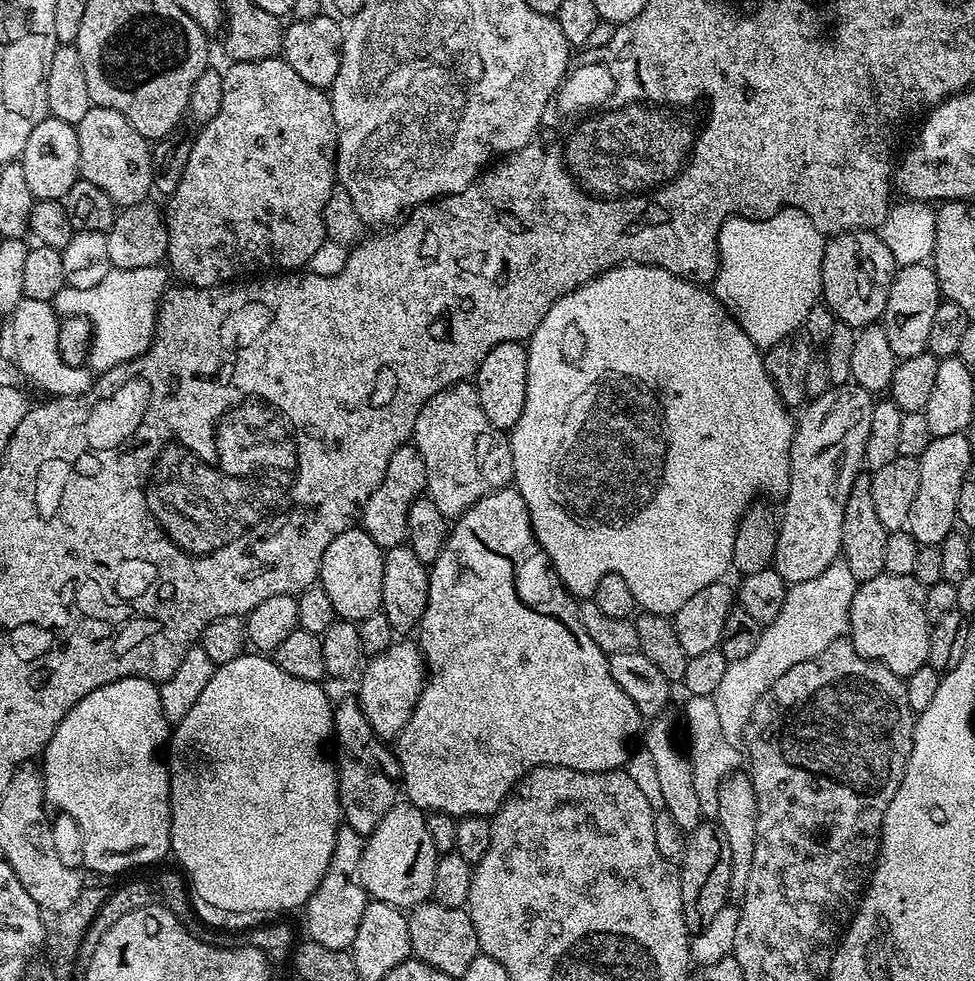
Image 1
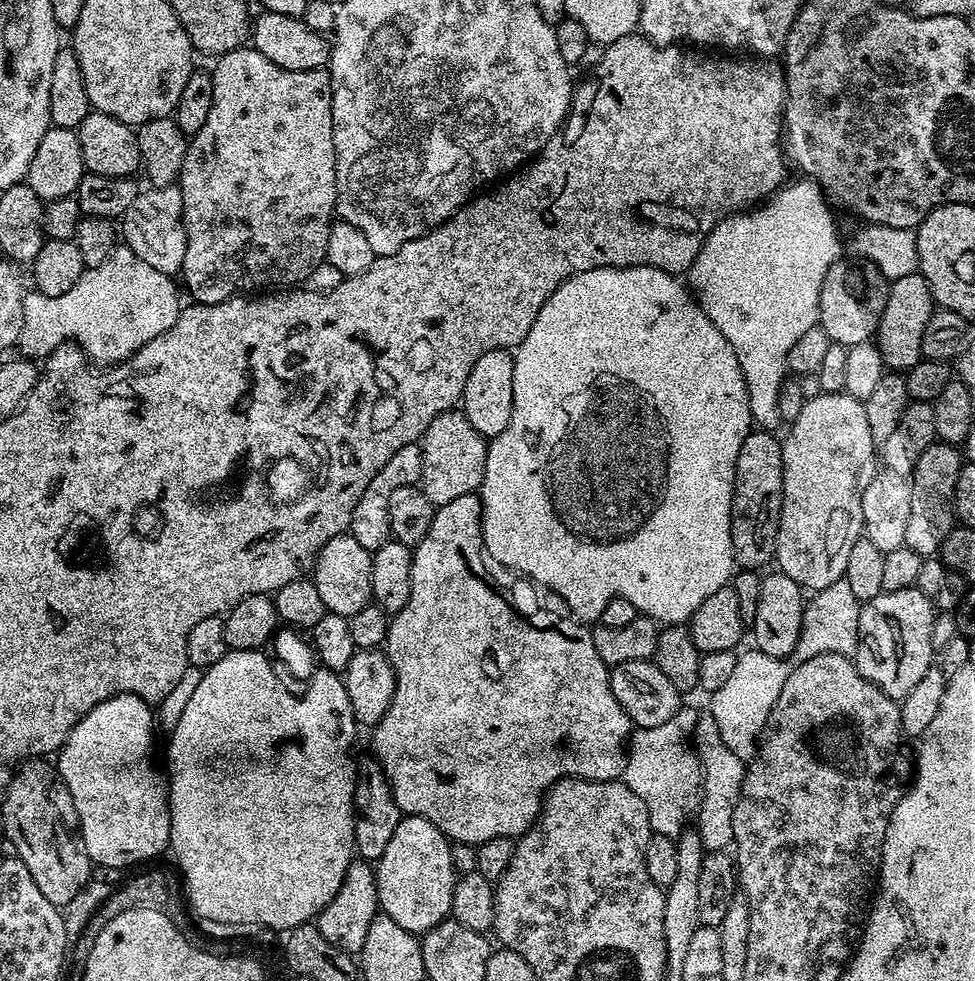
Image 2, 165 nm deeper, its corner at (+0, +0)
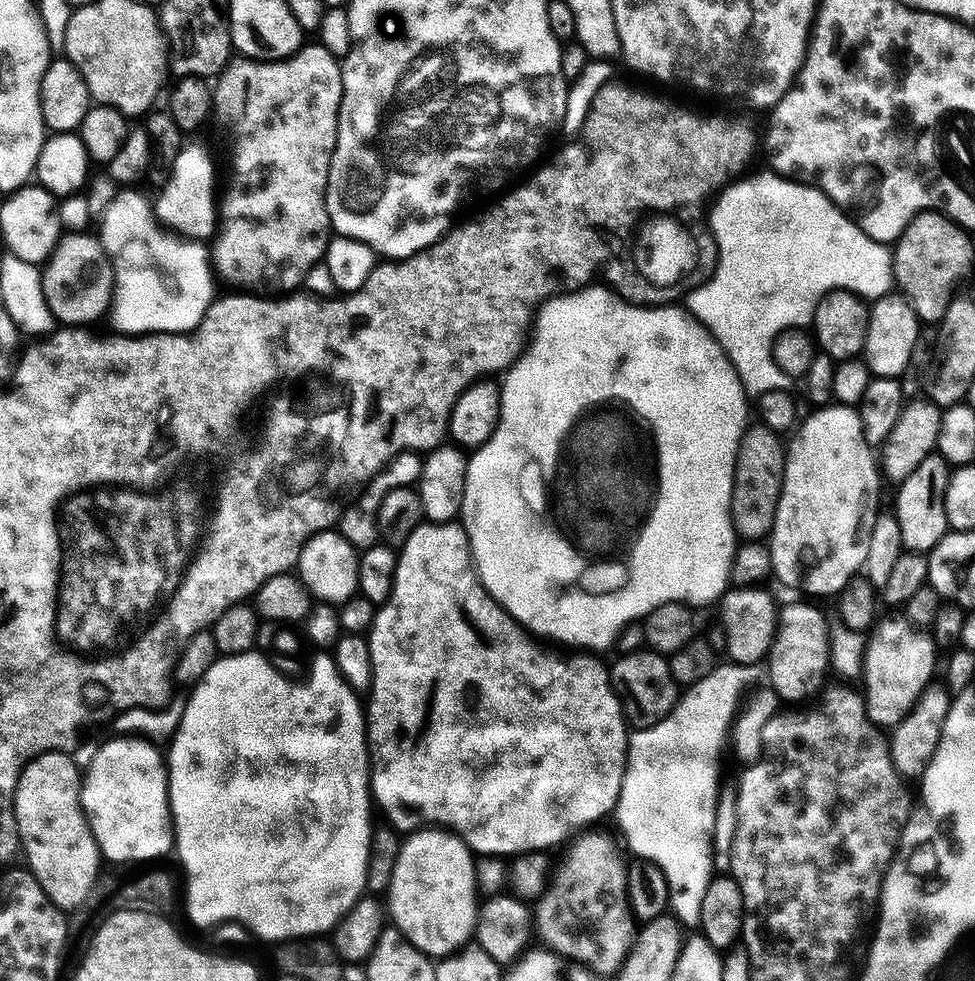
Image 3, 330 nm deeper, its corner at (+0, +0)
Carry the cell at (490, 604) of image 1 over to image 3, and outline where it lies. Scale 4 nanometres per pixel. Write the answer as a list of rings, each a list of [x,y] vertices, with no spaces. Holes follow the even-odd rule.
[[[421,522],[414,534],[406,538],[396,558],[392,593],[386,604],[377,607],[366,639],[370,646],[372,667],[372,686],[366,693],[370,787],[375,807],[384,811],[388,819],[385,821],[397,832],[408,834],[423,824],[439,826],[459,836],[473,853],[508,858],[522,852],[552,850],[555,844],[563,845],[573,834],[595,825],[592,824],[595,820],[602,819],[607,812],[609,815],[615,809],[628,765],[630,725],[624,719],[620,700],[612,688],[609,665],[603,664],[596,654],[563,656],[560,652],[551,652],[543,648],[548,646],[533,639],[528,629],[522,627],[482,586],[476,575],[476,565],[472,563],[472,551],[463,523]]]

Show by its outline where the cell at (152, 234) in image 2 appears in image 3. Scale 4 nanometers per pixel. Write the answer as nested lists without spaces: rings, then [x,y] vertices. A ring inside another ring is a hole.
[[[185,143],[178,158],[170,165],[168,181],[159,189],[160,197],[154,200],[157,221],[165,229],[193,242],[207,241],[218,227],[218,196],[212,193],[215,188],[211,154],[200,144]]]

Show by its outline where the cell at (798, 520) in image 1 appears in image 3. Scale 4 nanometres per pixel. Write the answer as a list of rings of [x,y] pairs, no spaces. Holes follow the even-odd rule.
[[[817,407],[799,421],[792,438],[792,444],[790,440],[786,448],[784,485],[770,533],[772,571],[775,579],[792,588],[801,588],[812,596],[835,597],[866,562],[870,530],[874,530],[874,518],[881,507],[882,473],[873,445],[868,444],[862,434],[860,414],[855,407]]]

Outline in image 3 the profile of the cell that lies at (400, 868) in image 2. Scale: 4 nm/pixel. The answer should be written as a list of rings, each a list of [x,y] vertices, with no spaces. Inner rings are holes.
[[[436,826],[421,827],[401,843],[398,862],[394,862],[394,874],[386,893],[386,912],[395,928],[429,958],[449,956],[473,939],[478,911],[475,865],[472,849],[459,836]]]

